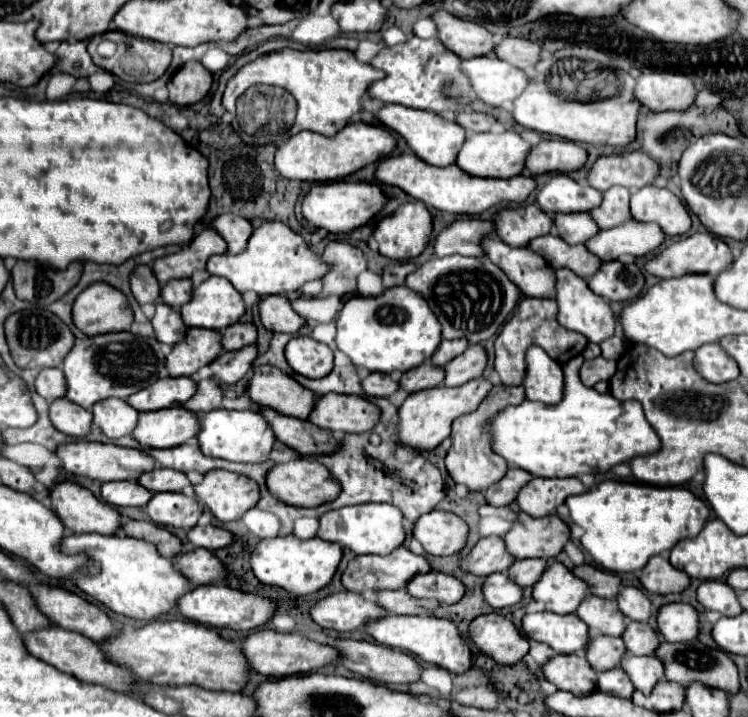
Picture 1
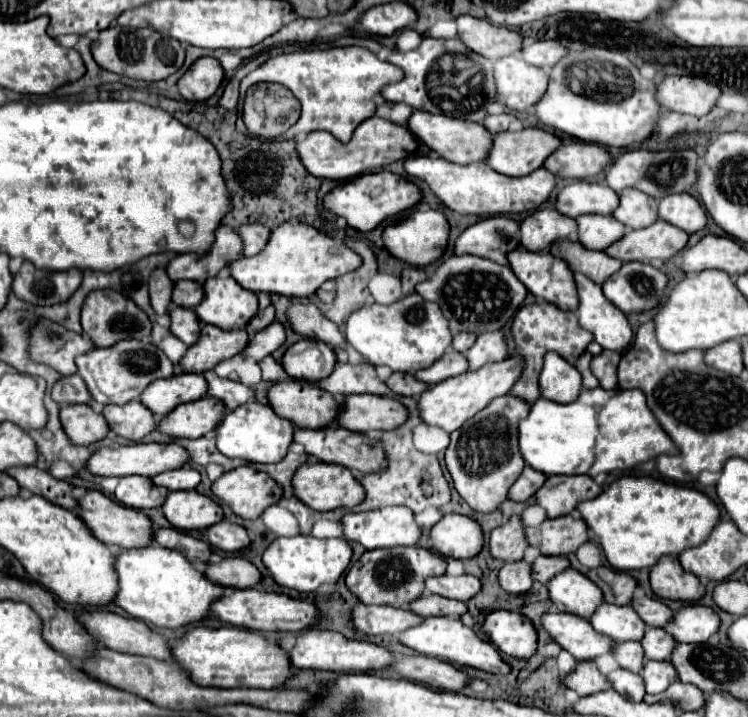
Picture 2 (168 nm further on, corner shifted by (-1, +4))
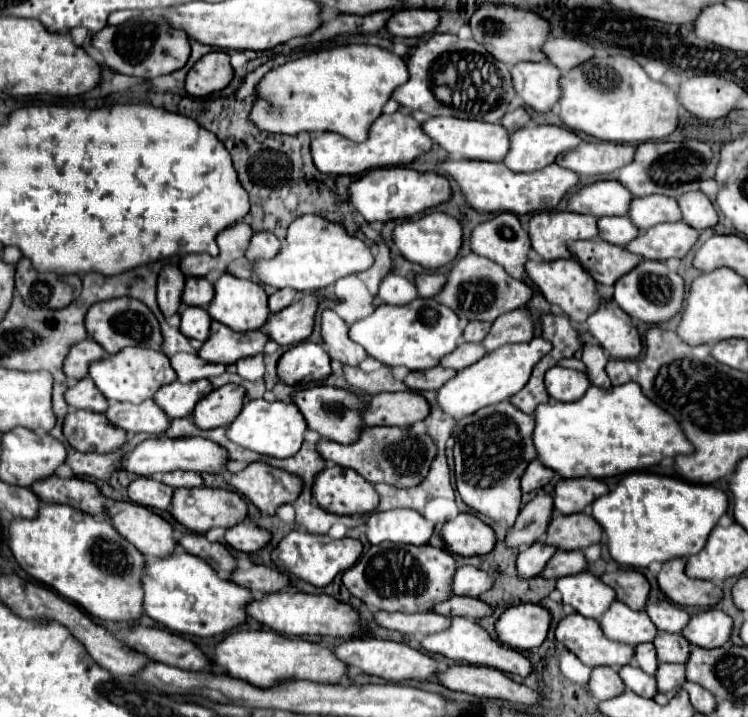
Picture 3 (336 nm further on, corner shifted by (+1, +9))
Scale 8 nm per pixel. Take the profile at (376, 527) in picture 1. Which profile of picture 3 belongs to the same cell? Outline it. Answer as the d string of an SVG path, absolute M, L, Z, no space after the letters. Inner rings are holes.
M414 509L378 511L368 517L368 541L380 545L384 541L426 545L434 533L434 523Z

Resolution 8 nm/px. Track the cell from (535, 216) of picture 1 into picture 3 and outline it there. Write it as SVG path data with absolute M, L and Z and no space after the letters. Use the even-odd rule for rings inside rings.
M542 211L532 215L528 233L532 249L546 261L570 259L568 243L598 237L598 219L570 211Z

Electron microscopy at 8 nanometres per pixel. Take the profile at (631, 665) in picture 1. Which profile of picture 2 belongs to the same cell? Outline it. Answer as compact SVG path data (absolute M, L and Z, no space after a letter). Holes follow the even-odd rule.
M658 660L644 662L644 668L642 668L640 674L644 678L648 694L660 694L660 692L664 692L676 680L676 670L666 660L662 660L662 662L658 662Z

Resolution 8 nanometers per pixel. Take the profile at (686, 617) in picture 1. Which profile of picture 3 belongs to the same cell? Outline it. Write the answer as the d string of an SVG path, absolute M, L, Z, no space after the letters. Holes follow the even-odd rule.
M706 609L696 613L686 631L682 631L682 635L698 647L704 649L714 649L714 647L722 647L724 643L730 641L732 635L732 619L718 611L718 609Z

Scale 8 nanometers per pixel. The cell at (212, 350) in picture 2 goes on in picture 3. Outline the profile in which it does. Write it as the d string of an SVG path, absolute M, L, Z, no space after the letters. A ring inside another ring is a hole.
M212 321L210 327L210 337L198 351L202 359L208 363L224 363L232 365L244 357L260 355L264 351L264 345L270 341L270 337L262 331L246 331L246 333L236 333L230 327Z

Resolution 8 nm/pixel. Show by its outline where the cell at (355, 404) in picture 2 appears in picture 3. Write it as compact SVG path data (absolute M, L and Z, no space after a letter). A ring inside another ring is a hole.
M414 391L380 393L370 397L362 419L366 425L396 425L408 427L424 421L430 415L428 401Z

